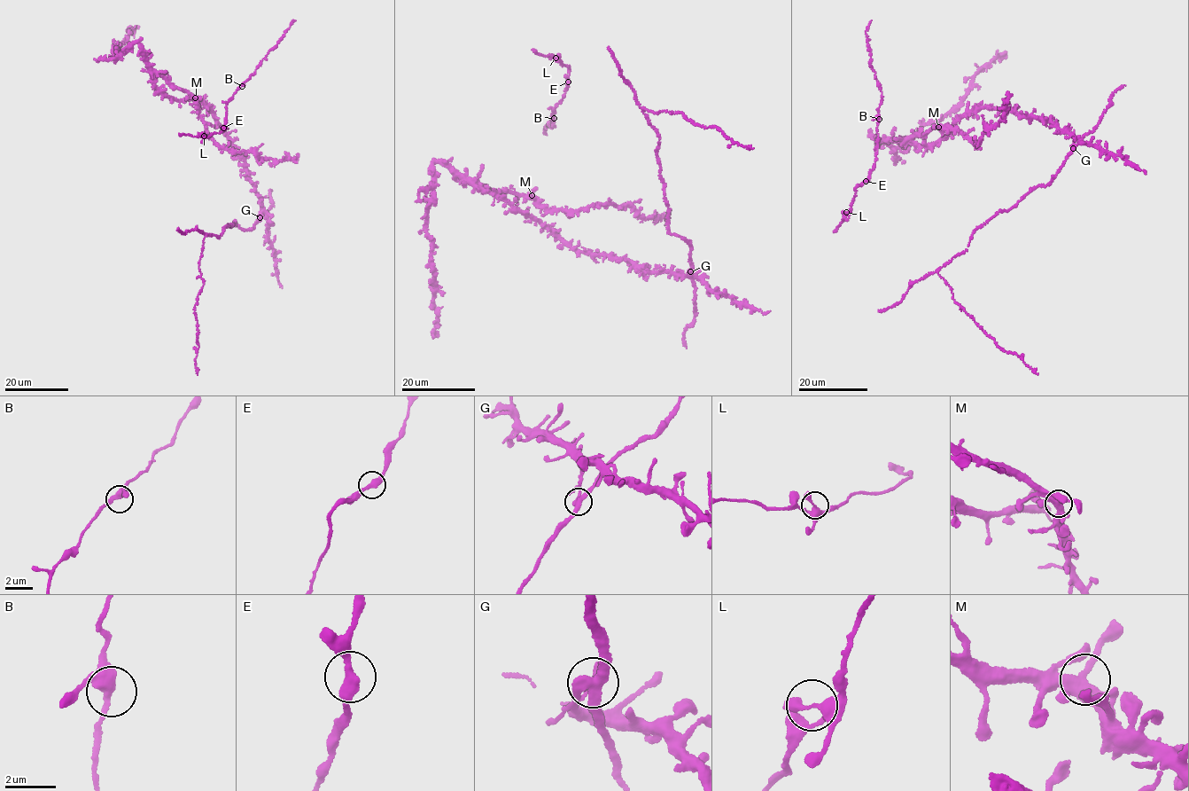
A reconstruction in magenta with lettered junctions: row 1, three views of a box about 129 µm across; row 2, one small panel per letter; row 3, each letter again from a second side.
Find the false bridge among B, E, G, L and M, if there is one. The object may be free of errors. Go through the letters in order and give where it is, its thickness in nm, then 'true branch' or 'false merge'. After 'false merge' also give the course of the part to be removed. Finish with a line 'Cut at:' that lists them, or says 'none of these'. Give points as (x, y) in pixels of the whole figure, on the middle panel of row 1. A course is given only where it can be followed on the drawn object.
B: place (554, 118); calibre 360 nm; true branch
E: place (568, 82); calibre 380 nm; true branch
G: place (690, 271); calibre 360 nm; true branch
L: place (555, 58); calibre 280 nm; true branch
M: place (532, 195); calibre 380 nm; true branch
Cut at: none of these

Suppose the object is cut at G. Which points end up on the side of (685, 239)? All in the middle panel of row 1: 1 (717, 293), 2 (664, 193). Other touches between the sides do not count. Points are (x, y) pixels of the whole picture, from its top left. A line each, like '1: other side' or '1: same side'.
1: other side
2: same side

